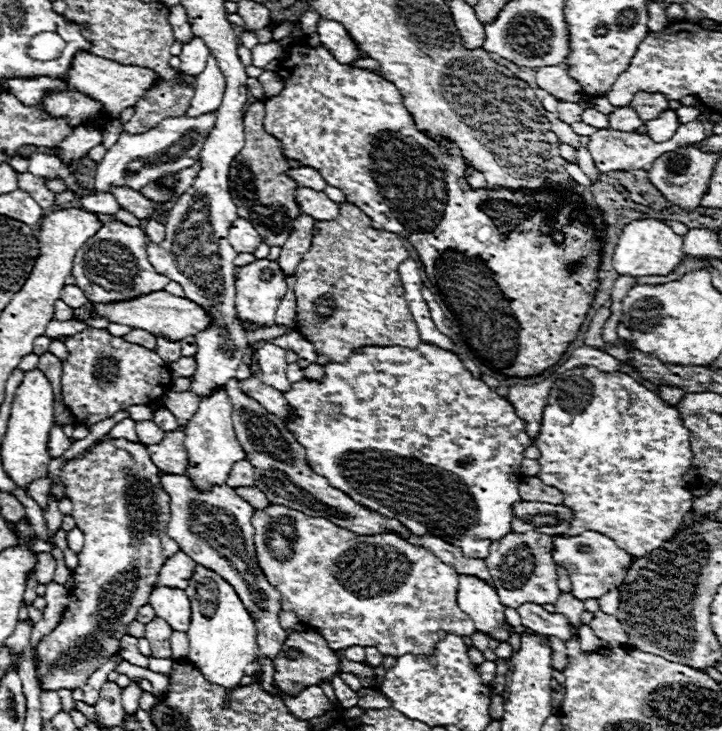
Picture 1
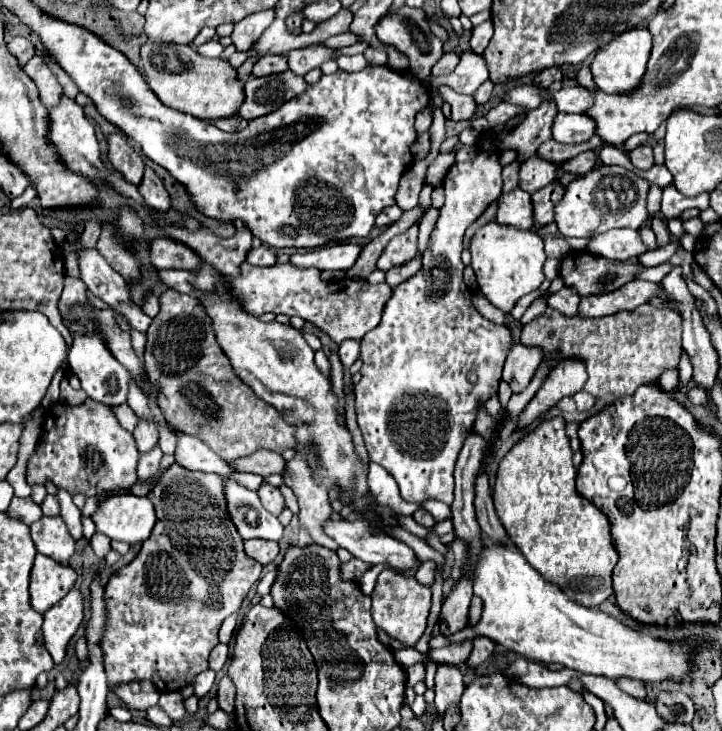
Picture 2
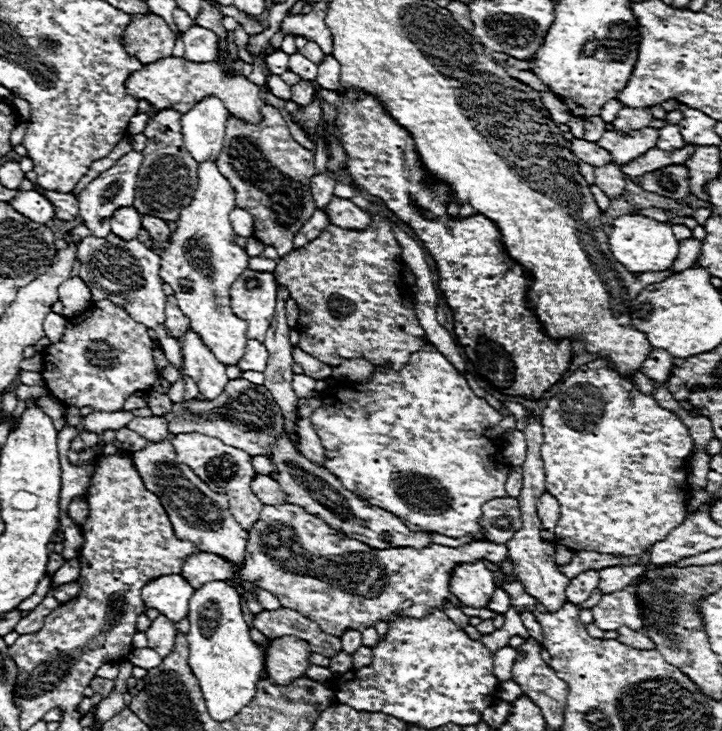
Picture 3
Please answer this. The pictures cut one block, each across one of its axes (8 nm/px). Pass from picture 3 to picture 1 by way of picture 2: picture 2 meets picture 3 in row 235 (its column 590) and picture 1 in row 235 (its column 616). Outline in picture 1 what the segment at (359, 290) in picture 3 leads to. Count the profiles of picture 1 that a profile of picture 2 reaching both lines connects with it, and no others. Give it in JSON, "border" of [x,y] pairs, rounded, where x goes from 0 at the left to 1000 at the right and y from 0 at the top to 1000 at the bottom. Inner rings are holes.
{"border":[[[476,276],[468,301],[435,306],[432,337],[410,367],[410,454],[416,454],[427,468],[435,471],[438,484],[454,487],[463,495],[479,492],[479,487],[485,487],[490,476],[510,471],[576,476],[582,468],[579,446],[568,430],[568,421],[560,408],[560,394],[551,378],[551,361],[562,353],[565,342],[546,317],[518,315],[512,309],[512,298],[499,285]]]}

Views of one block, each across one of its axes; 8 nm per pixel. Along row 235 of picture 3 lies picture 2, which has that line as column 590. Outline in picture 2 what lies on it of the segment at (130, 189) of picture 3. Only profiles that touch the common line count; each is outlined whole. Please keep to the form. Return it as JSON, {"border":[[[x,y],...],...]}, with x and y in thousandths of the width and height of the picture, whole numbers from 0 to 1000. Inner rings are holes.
{"border":[[[798,115],[798,118],[781,118],[773,126],[756,129],[753,134],[767,134],[776,153],[798,153],[806,156],[823,142],[823,131],[814,120]]]}

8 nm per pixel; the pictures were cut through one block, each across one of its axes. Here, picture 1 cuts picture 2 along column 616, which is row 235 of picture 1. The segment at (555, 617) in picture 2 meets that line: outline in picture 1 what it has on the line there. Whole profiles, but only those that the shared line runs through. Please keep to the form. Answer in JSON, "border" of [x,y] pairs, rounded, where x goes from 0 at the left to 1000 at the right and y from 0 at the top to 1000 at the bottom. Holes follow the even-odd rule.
{"border":[[[906,298],[878,301],[859,320],[856,337],[848,350],[848,361],[850,369],[861,378],[922,378],[947,353],[945,337],[947,337],[945,323],[934,320],[925,306]]]}

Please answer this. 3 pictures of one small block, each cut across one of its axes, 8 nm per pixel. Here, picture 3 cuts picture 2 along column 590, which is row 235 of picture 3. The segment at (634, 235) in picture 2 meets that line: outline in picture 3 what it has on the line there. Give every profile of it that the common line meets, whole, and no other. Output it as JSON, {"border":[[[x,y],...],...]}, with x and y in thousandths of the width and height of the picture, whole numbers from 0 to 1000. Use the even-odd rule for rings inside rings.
{"border":[[[324,285],[324,290],[319,290],[319,306],[321,306],[321,315],[327,317],[327,323],[338,323],[338,326],[346,326],[352,323],[352,306],[349,306],[349,295],[335,287],[335,285]]]}

